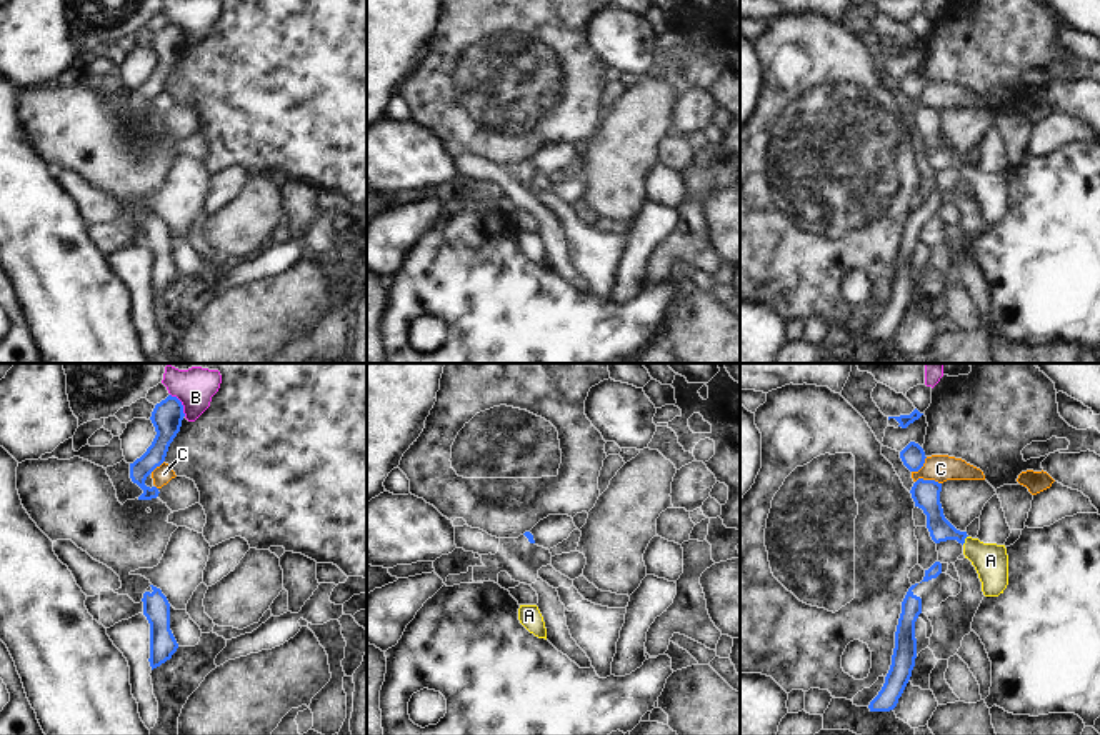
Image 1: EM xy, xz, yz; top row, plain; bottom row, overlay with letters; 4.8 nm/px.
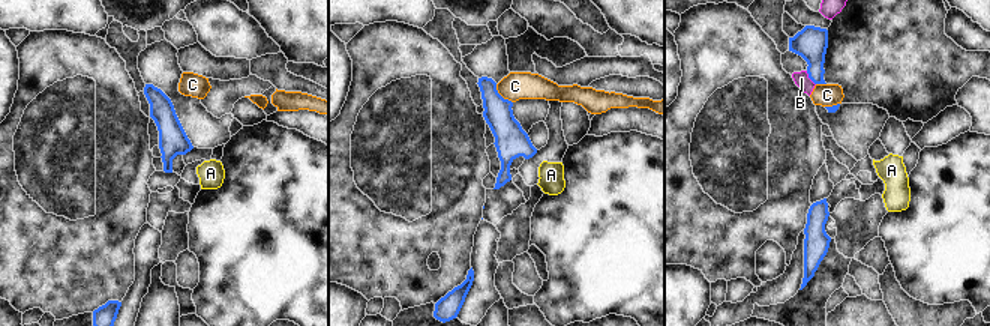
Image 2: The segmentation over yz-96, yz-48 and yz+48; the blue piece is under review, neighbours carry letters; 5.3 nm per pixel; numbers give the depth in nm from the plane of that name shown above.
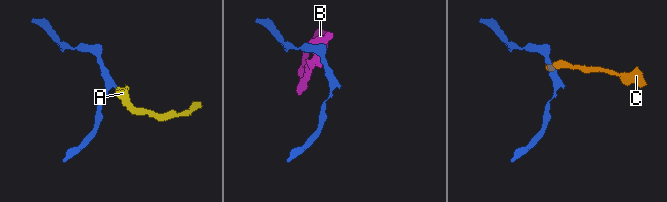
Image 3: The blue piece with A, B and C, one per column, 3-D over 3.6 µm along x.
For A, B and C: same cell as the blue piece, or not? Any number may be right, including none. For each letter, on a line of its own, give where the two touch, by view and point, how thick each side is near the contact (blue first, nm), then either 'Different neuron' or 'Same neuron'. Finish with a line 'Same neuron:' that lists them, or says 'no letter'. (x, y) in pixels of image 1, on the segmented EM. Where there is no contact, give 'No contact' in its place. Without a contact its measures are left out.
A: Touches blue at yz (964, 540). Thickness 110 nm (blue) against 170 nm. Same neuron
B: Touches blue at xy (180, 404). Thickness 150 nm (blue) against 190 nm. Different neuron
C: Touches blue at yz (929, 480). Thickness 140 nm (blue) against 130 nm. Different neuron
Same neuron: A

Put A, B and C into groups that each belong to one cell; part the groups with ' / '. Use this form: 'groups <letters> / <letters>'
groups A / B C

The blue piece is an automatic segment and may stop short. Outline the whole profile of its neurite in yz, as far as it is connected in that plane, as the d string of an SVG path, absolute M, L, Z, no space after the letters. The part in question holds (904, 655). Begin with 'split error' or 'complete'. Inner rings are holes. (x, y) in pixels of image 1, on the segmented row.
complete; M918 583L908 588L902 602L902 613L895 632L892 665L882 690L868 705L870 712L893 710L912 677L917 658L915 622L922 613L922 598L912 592L917 585Z

